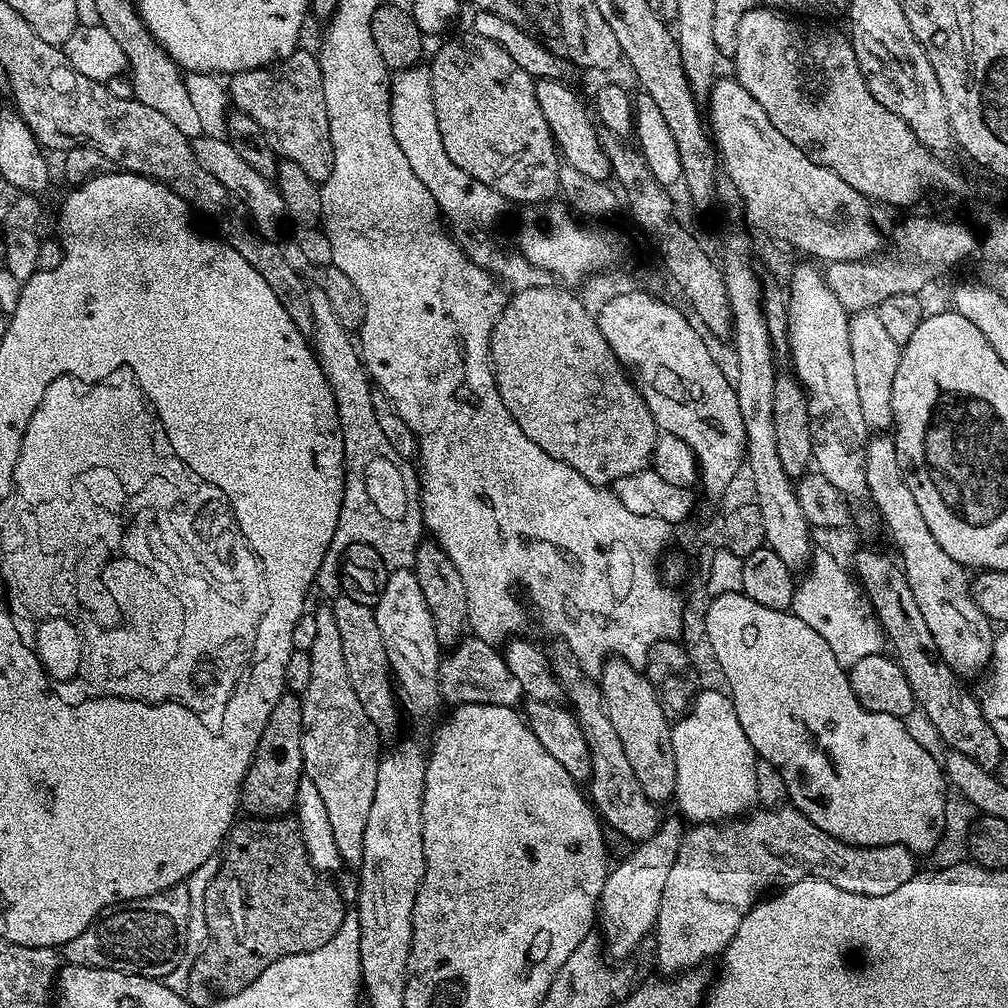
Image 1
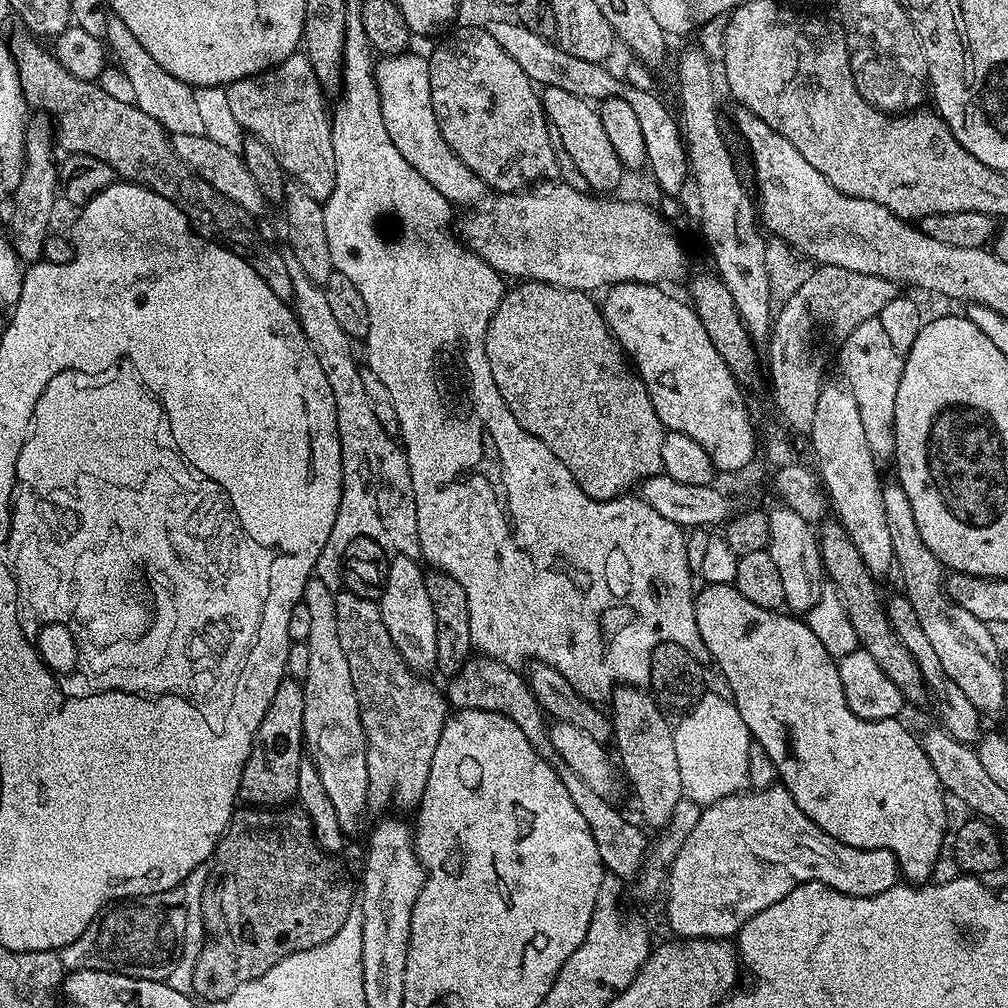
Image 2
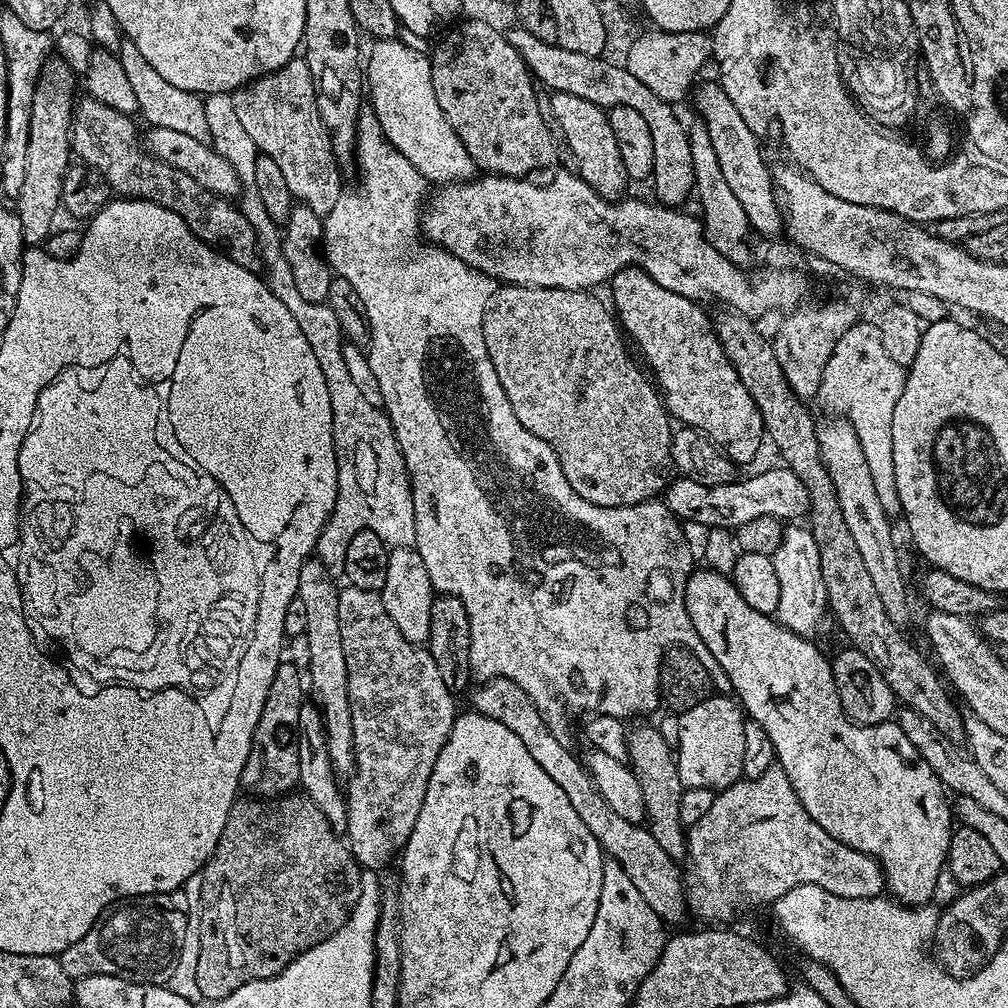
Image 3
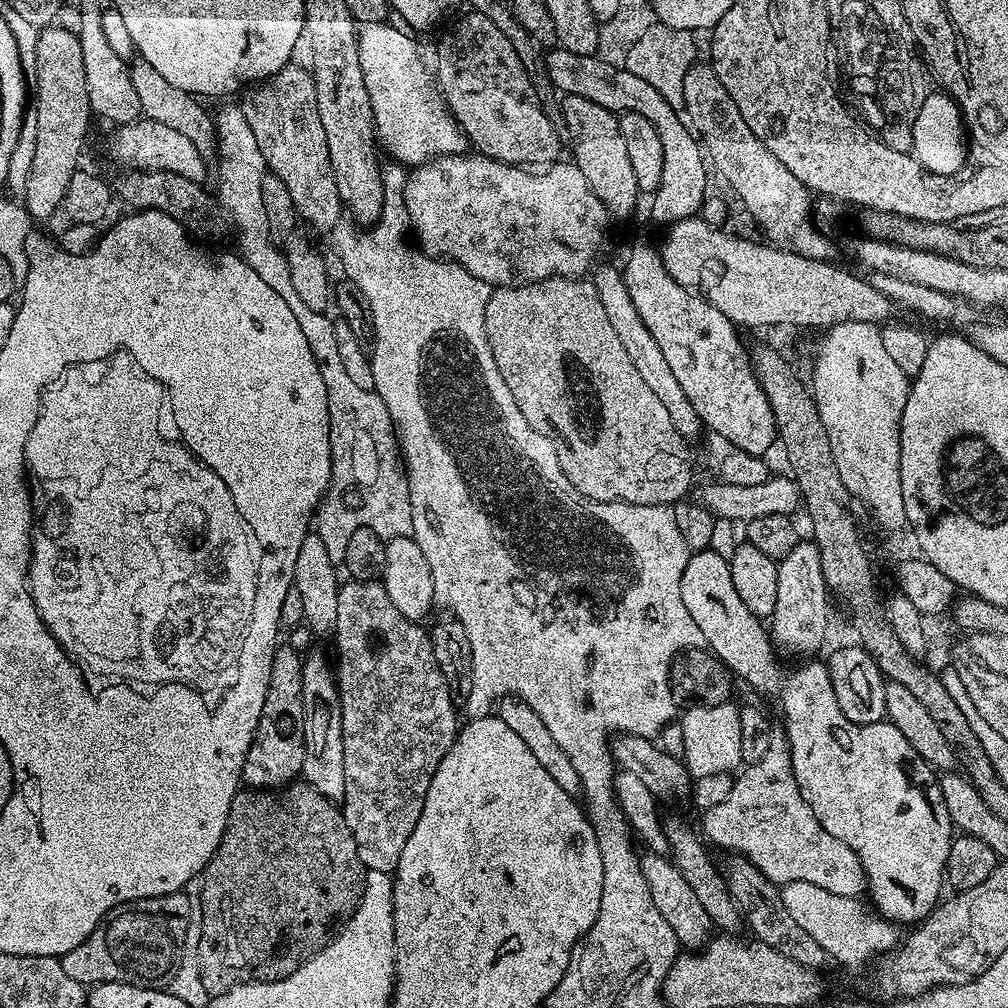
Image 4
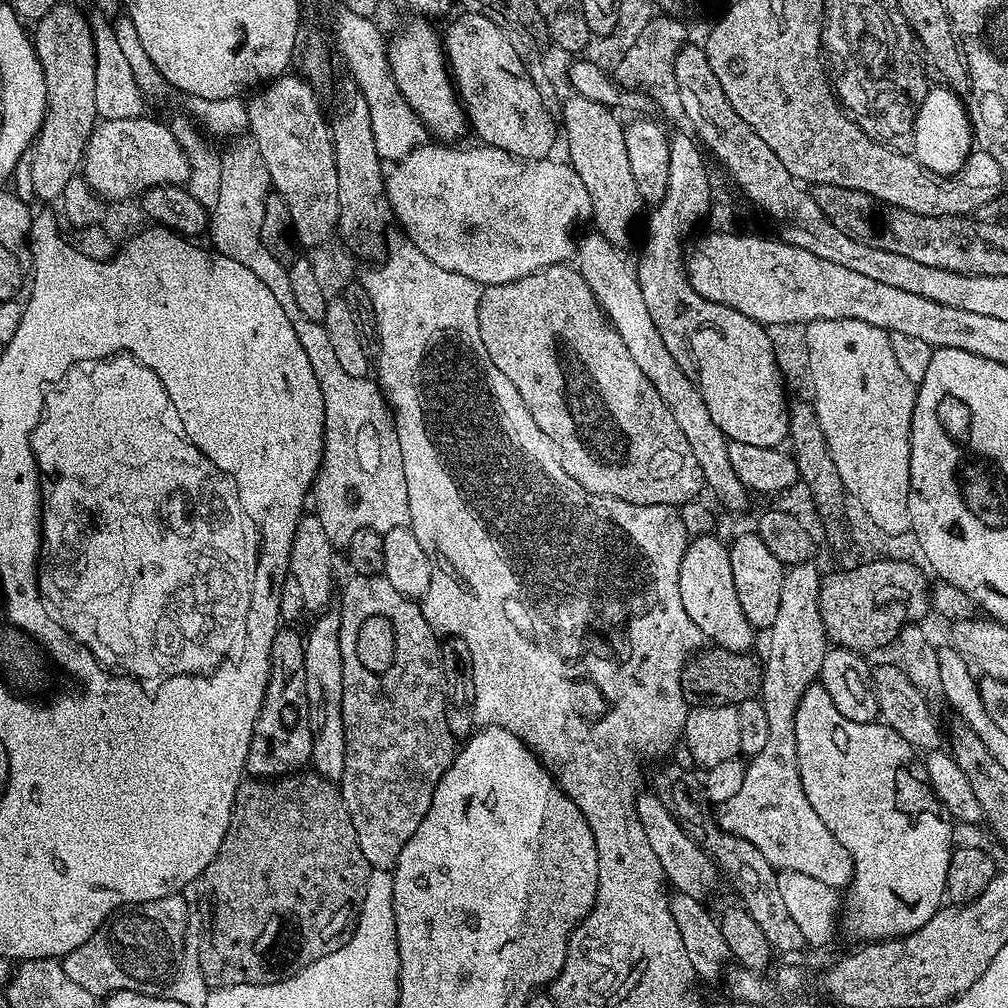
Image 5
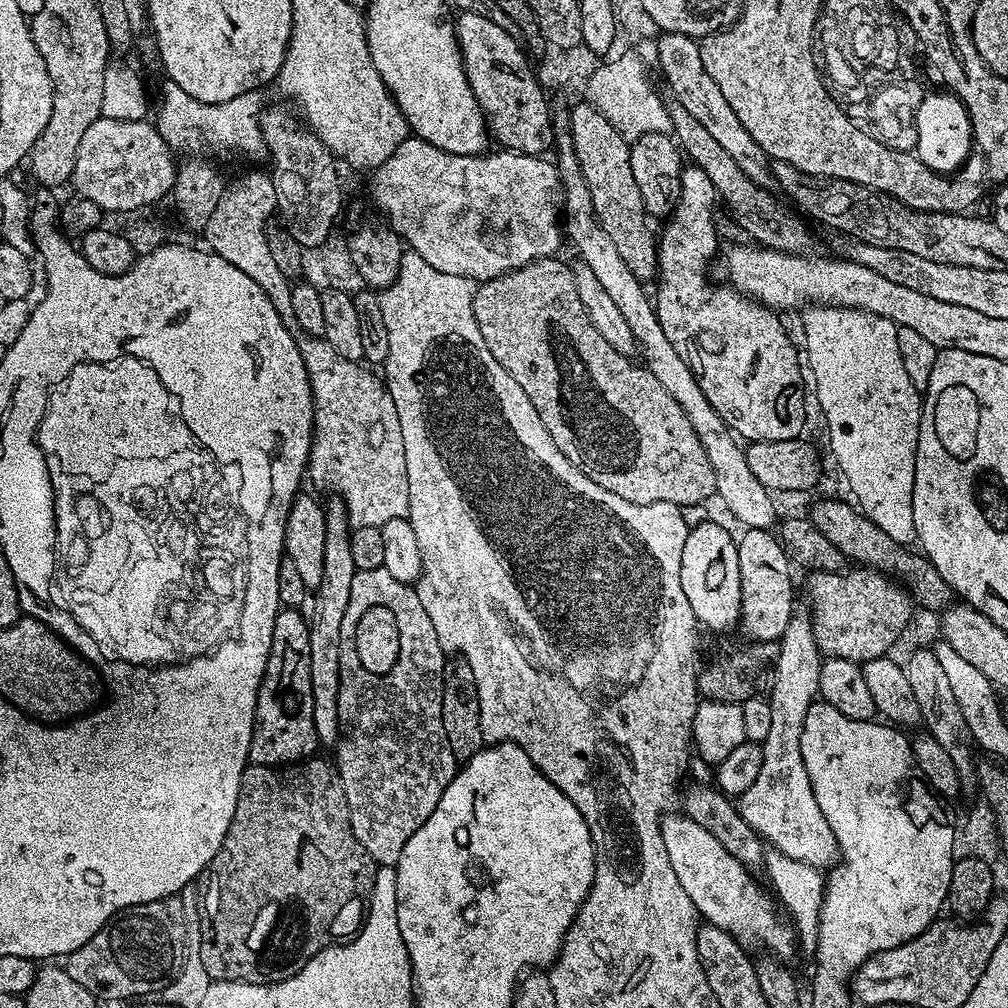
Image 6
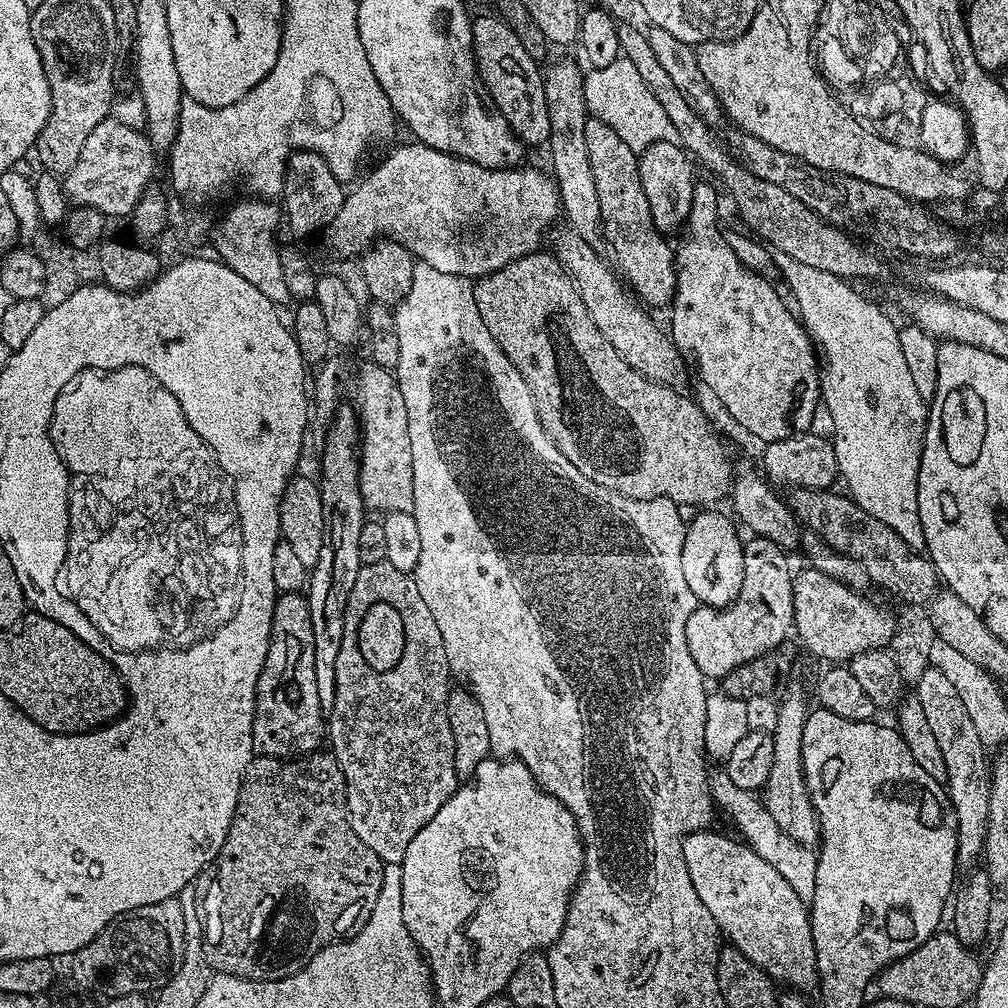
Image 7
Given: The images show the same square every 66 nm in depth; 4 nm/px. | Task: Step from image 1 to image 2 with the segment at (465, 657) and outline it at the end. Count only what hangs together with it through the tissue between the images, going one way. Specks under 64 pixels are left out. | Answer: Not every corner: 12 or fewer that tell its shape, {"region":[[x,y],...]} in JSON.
{"region":[[473,655],[447,703],[510,718],[541,756],[546,713],[515,667]]}

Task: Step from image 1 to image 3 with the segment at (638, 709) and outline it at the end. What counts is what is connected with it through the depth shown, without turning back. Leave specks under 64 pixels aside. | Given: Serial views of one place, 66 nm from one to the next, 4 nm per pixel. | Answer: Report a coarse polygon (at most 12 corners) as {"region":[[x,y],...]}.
{"region":[[644,723],[628,762],[645,827],[678,864],[688,853],[684,787],[671,745]]}

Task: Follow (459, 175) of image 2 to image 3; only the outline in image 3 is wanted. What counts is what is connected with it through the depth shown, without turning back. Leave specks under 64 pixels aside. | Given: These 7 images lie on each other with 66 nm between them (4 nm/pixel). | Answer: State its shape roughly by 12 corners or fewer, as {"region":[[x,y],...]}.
{"region":[[400,38],[366,56],[382,134],[436,186],[477,175]]}

